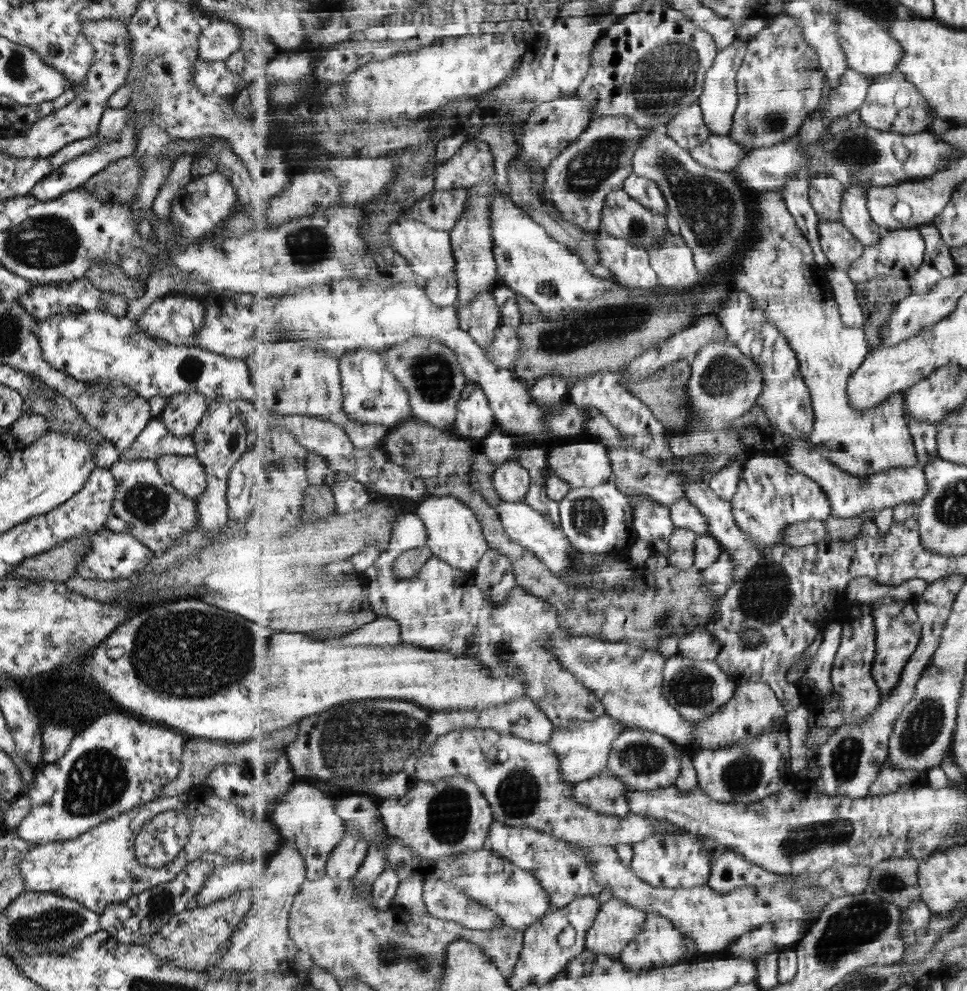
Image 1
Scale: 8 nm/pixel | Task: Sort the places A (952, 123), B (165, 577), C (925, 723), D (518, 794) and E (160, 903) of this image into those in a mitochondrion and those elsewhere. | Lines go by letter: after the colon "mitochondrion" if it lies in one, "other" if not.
A: other
B: other
C: mitochondrion
D: mitochondrion
E: mitochondrion

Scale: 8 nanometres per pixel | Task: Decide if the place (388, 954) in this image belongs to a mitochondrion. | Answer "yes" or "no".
yes

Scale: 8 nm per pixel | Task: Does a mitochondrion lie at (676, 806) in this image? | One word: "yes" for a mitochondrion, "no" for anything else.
no

